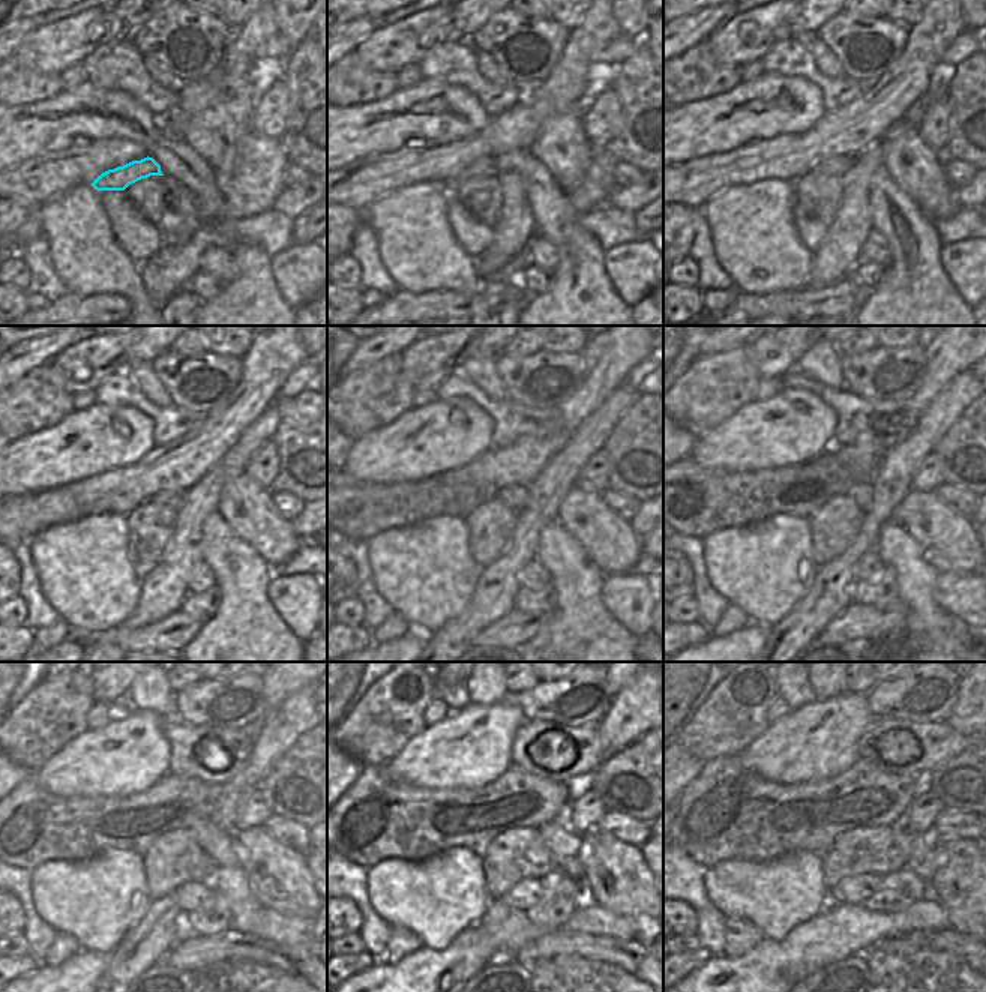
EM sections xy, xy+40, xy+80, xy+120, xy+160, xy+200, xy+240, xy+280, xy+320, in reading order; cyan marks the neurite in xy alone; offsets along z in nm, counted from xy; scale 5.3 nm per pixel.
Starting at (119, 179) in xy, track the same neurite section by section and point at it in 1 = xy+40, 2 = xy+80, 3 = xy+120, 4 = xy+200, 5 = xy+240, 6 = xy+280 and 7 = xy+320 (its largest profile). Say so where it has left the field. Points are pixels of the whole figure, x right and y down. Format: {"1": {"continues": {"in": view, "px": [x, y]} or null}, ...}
{"1": {"continues": {"in": "xy+40", "px": [485, 167]}}, "2": {"continues": {"in": "xy+80", "px": [838, 165]}}, "3": {"continues": {"in": "xy+120", "px": [173, 499]}}, "4": {"continues": {"in": "xy+200", "px": [862, 494]}}, "5": {"continues": {"in": "xy+240", "px": [221, 847]}}, "6": {"continues": {"in": "xy+280", "px": [566, 847]}}, "7": {"continues": {"in": "xy+320", "px": [926, 857]}}}

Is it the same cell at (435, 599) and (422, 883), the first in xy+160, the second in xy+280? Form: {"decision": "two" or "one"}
{"decision": "one"}

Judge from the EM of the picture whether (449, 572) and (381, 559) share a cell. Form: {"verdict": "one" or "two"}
{"verdict": "one"}

